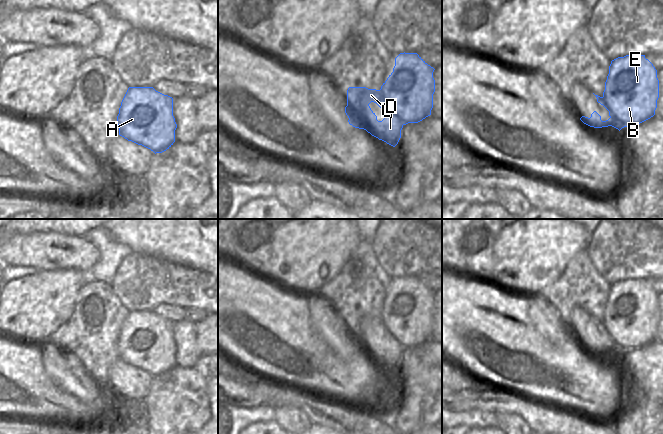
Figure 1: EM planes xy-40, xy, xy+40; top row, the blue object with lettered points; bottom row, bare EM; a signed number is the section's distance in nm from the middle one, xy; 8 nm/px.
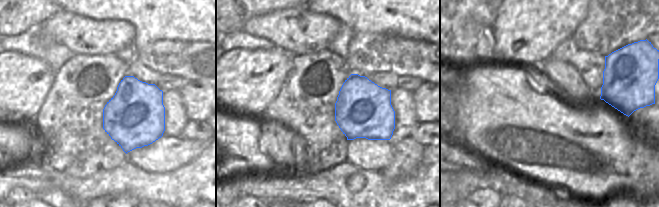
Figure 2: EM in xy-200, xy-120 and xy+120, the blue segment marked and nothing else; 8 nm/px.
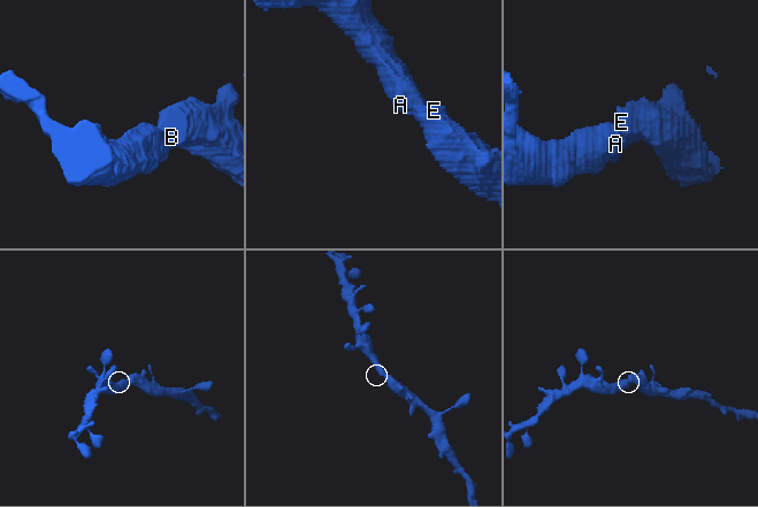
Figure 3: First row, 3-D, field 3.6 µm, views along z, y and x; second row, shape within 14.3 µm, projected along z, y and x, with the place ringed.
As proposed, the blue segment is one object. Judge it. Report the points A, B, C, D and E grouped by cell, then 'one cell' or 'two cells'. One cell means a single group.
groups A B C D E; one cell

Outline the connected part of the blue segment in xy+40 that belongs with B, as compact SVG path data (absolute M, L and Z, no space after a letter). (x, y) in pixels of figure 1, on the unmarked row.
M626 279L611 285L609 298L605 306L603 320L595 319L597 326L608 335L610 342L601 344L601 340L594 335L591 341L582 340L580 344L594 352L612 350L619 355L630 349L638 349L655 339L657 324L659 322L659 304L657 294L653 288L645 282L645 279Z

